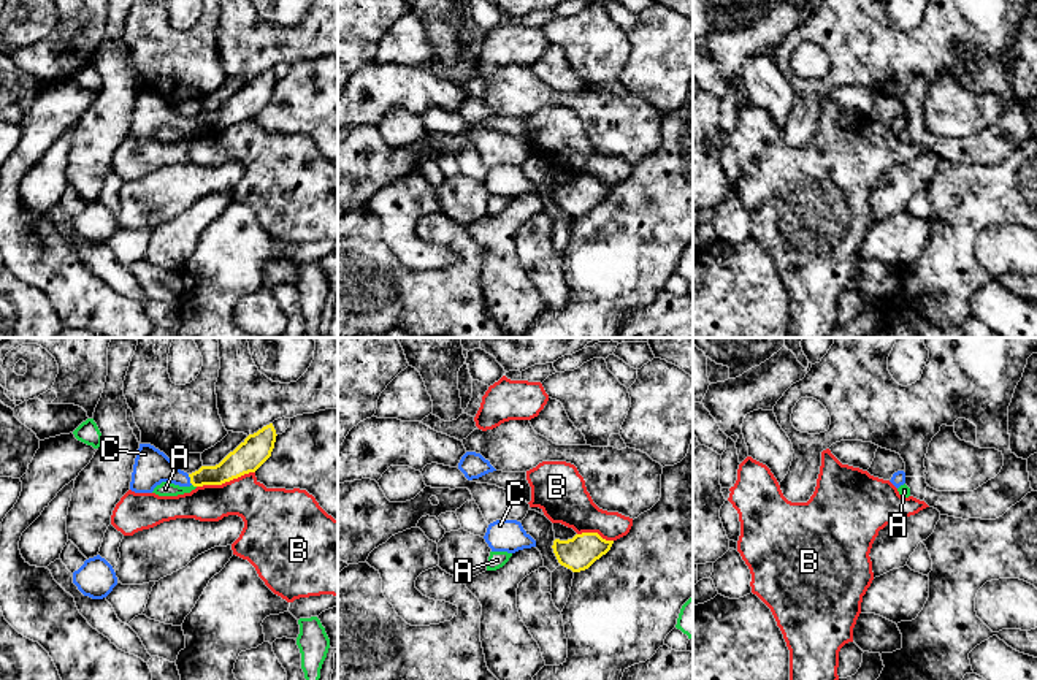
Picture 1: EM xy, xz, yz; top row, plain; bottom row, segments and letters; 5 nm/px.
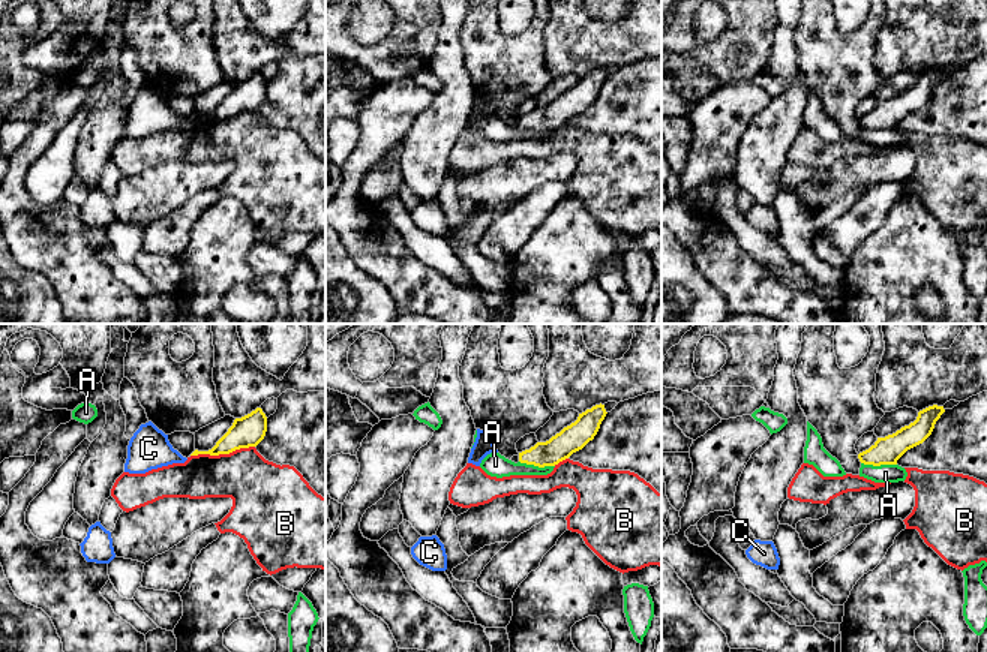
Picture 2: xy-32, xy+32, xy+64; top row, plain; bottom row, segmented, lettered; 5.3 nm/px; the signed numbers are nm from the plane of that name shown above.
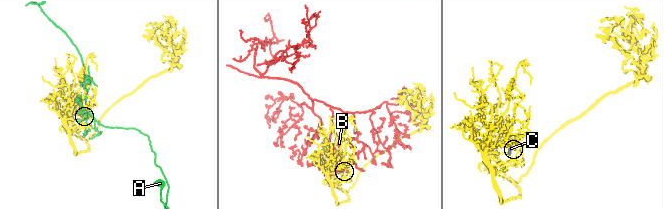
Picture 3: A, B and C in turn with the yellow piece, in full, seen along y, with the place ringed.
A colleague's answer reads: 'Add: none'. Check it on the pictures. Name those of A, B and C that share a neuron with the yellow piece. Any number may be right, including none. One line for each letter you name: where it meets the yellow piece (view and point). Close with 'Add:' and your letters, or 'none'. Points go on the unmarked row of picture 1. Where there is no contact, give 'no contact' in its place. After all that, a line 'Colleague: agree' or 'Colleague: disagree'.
C: meets yellow in xy at (191, 124)
Add: C
Colleague: disagree

